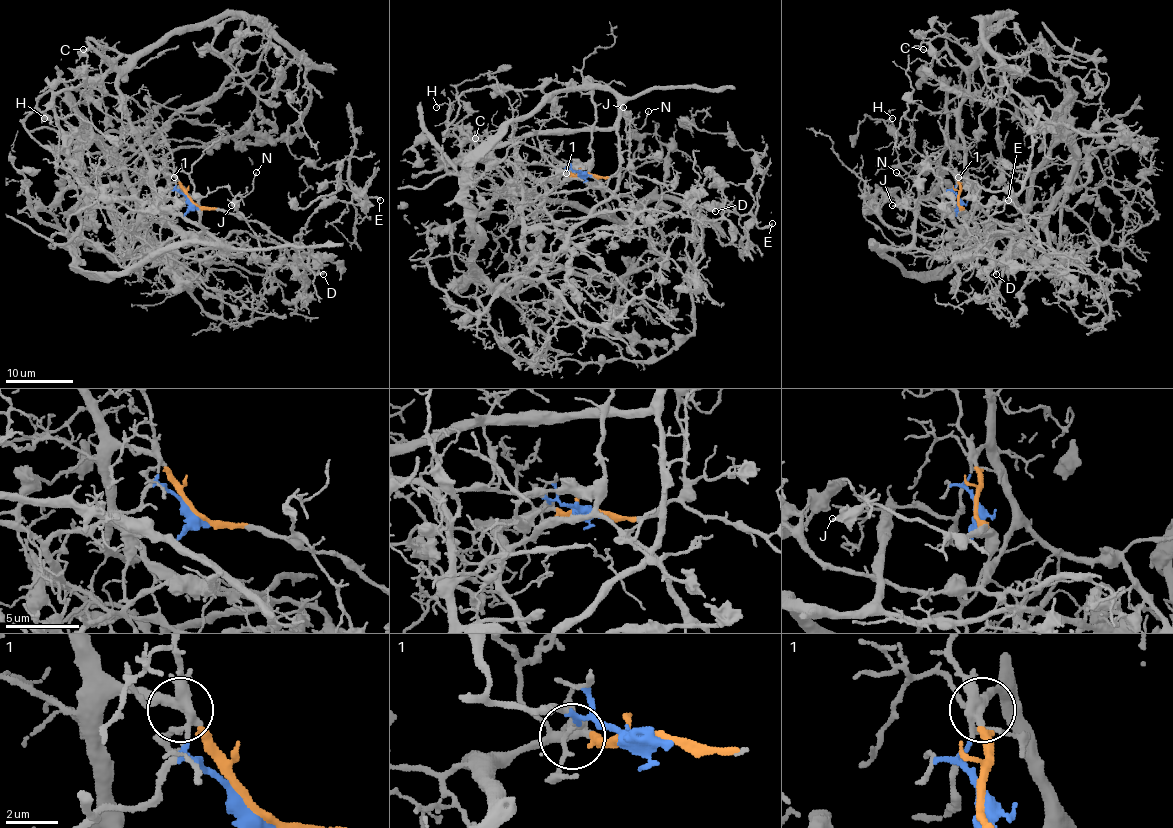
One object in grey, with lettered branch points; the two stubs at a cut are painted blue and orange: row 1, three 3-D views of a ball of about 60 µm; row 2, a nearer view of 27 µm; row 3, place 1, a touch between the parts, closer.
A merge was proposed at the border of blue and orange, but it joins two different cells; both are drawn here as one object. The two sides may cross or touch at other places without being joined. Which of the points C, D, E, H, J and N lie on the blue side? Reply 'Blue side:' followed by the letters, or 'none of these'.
Blue side: H

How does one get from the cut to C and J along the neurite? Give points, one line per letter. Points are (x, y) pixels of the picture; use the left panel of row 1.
C: (192, 202), (174, 177), (153, 167), (138, 131), (130, 121), (116, 72), (91, 49), (79, 52), (83, 49)
J: (192, 202), (236, 212), (238, 206), (234, 199), (231, 206)

